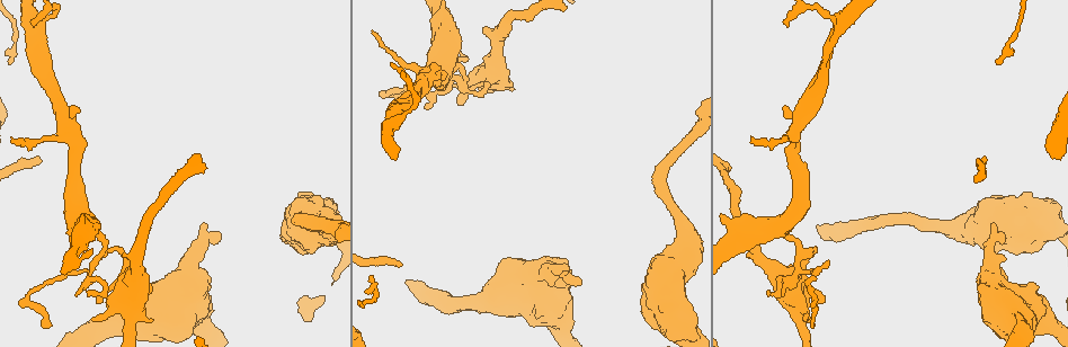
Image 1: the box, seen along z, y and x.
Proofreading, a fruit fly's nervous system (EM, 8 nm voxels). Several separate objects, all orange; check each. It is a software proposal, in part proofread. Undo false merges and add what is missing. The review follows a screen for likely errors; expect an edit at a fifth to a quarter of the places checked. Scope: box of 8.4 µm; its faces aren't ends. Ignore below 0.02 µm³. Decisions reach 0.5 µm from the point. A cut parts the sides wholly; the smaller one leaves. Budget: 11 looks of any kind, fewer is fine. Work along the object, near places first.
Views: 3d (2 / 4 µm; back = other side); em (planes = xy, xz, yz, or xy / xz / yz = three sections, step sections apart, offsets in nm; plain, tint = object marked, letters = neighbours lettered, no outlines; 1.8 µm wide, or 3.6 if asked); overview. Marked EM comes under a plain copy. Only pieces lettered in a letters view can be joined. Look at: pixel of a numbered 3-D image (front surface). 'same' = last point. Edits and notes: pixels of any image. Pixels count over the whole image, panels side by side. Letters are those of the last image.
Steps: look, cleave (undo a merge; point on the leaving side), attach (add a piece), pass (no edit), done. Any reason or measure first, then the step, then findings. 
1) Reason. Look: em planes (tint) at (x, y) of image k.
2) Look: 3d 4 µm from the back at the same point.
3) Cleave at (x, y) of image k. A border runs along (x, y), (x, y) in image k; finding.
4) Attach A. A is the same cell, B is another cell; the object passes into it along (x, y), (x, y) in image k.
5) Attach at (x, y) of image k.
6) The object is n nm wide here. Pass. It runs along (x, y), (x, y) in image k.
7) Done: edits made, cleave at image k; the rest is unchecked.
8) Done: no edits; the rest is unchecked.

Look: 3d 4 µm at (553, 313) of image 1.

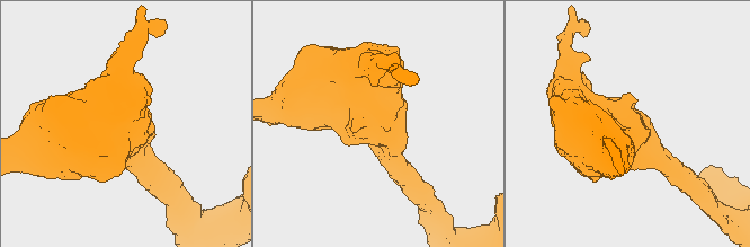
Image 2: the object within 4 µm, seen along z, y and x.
Need the tissue. Look: em 3.6 µm planes (letters) at (377, 128) of image 2.

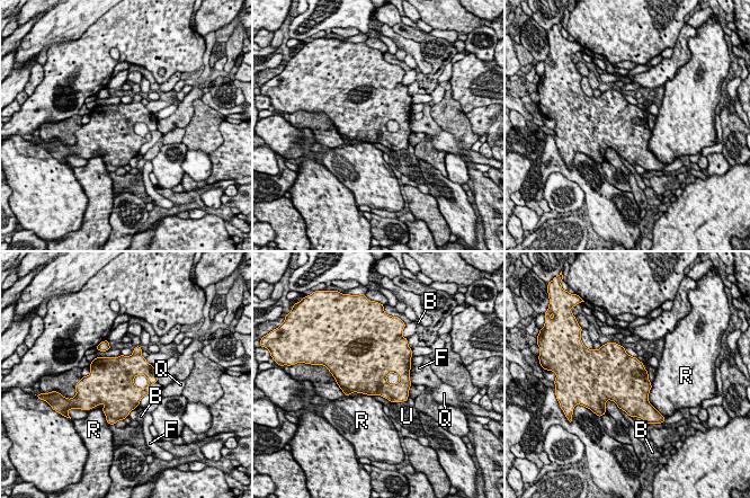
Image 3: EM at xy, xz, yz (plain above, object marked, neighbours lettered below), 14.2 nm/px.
Pass. B, F, Q, R and U are other cells; a border runs along (651, 384), (649, 401), (655, 408) in image 3; one neuron here.

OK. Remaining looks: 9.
An open end. Look: 3d 4 µm from the back at (218, 238) of image 1.

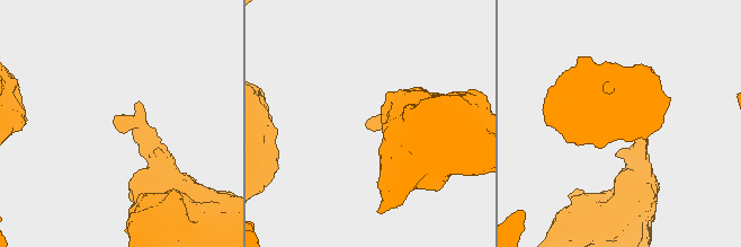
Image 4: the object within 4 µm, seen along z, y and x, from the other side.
Need the tissue. Look: em xy step 8 (letters) at (116, 128) of image 4.

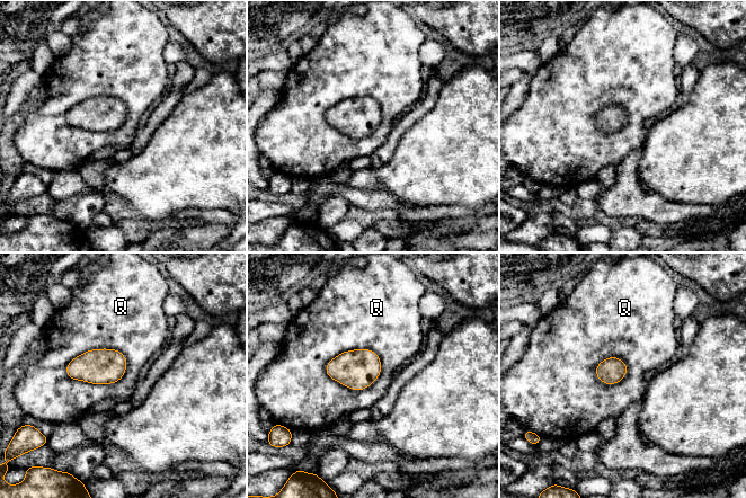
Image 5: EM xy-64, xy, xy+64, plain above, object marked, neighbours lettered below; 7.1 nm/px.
Another direction. Look: em planes (letters) at the same point.

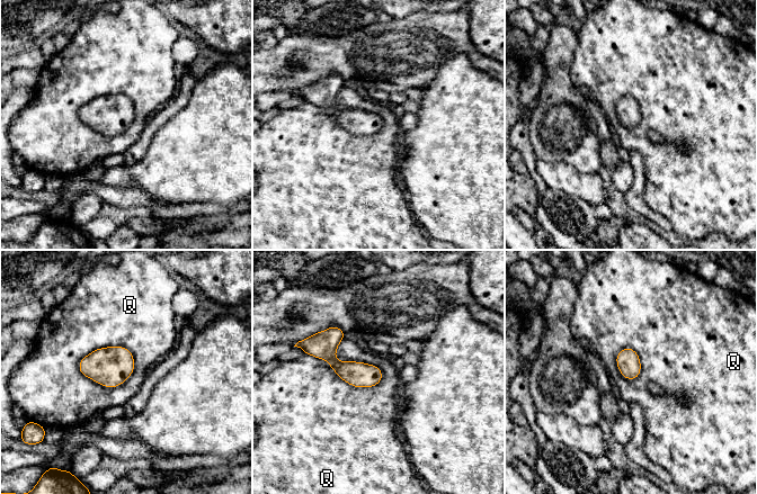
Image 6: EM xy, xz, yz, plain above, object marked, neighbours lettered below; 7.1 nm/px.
The longest contact is with Q, 600 nm. Pass. Q is another cell; a border runs along (304, 352), (352, 385), (382, 379) in image 6; none of them fits.

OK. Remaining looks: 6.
Free end. Look: em xz step 16 (letters) at (812, 326) of image 1.

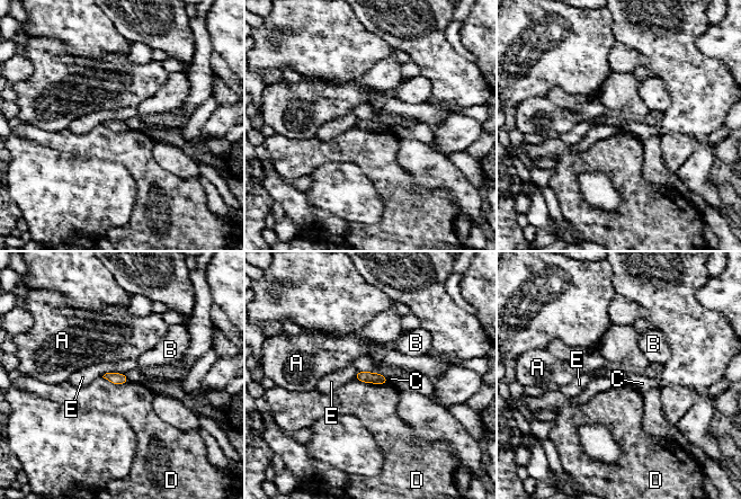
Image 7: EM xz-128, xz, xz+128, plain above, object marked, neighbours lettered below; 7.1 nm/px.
Pass. A, B, C, D and E are other cells; a border runs along (355, 379), (362, 382), (387, 383) in image 7; no lettered piece goes on from it.

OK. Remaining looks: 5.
Thick turns thin. Look: 3d 2 µm from the back at (440, 12) of image 1.

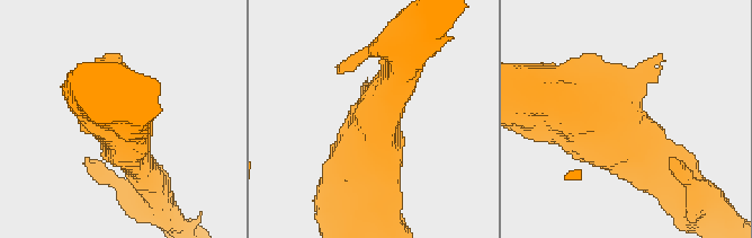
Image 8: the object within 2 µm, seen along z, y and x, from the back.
Need the tissue. Look: em xz step 4 (tint) at (628, 145) of image 8.

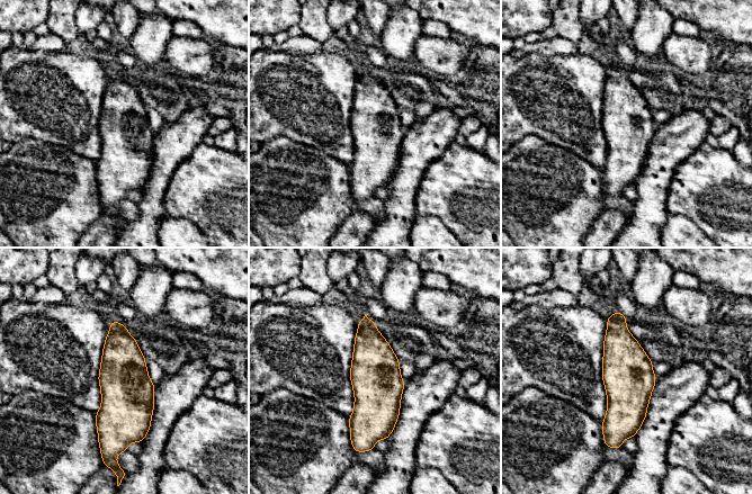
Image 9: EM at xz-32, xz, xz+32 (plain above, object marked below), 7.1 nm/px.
Cut it another way. Look: em planes (letters) at the same point.

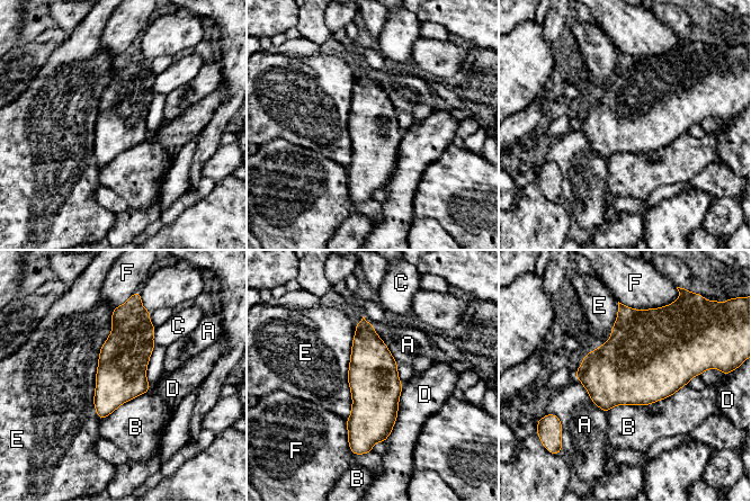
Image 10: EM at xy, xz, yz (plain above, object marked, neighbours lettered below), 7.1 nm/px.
The longest contact is with E, 800 nm. Pass. A, B, C, D, E and F are other cells; continuous, no second neuron.

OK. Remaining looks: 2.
Done: no edits; the rest is unchecked.

